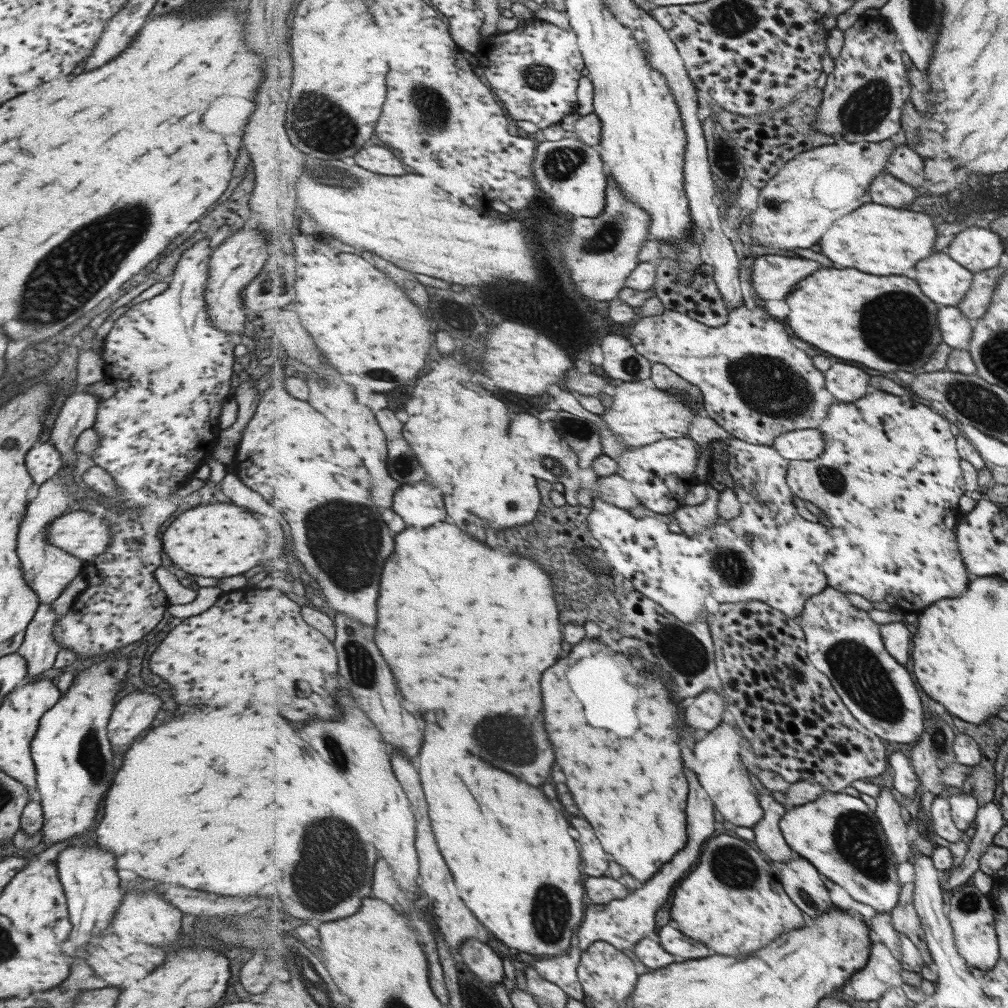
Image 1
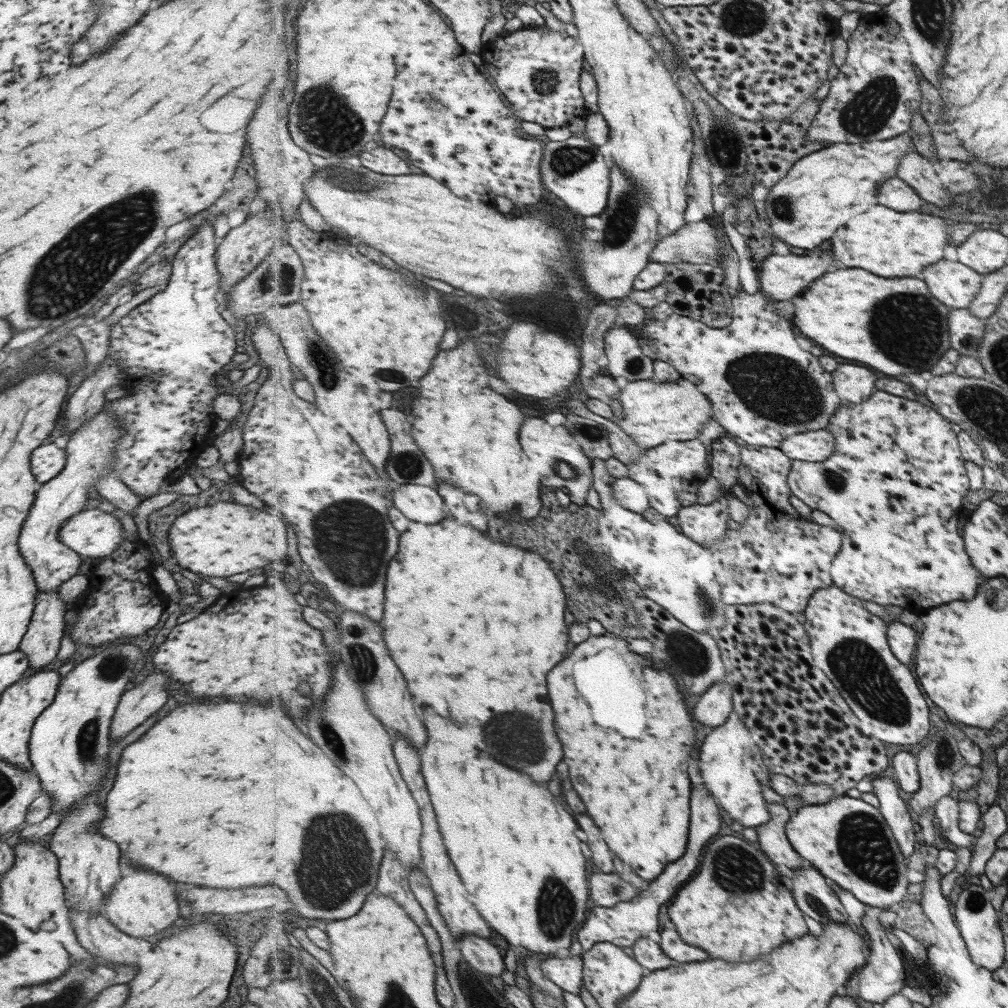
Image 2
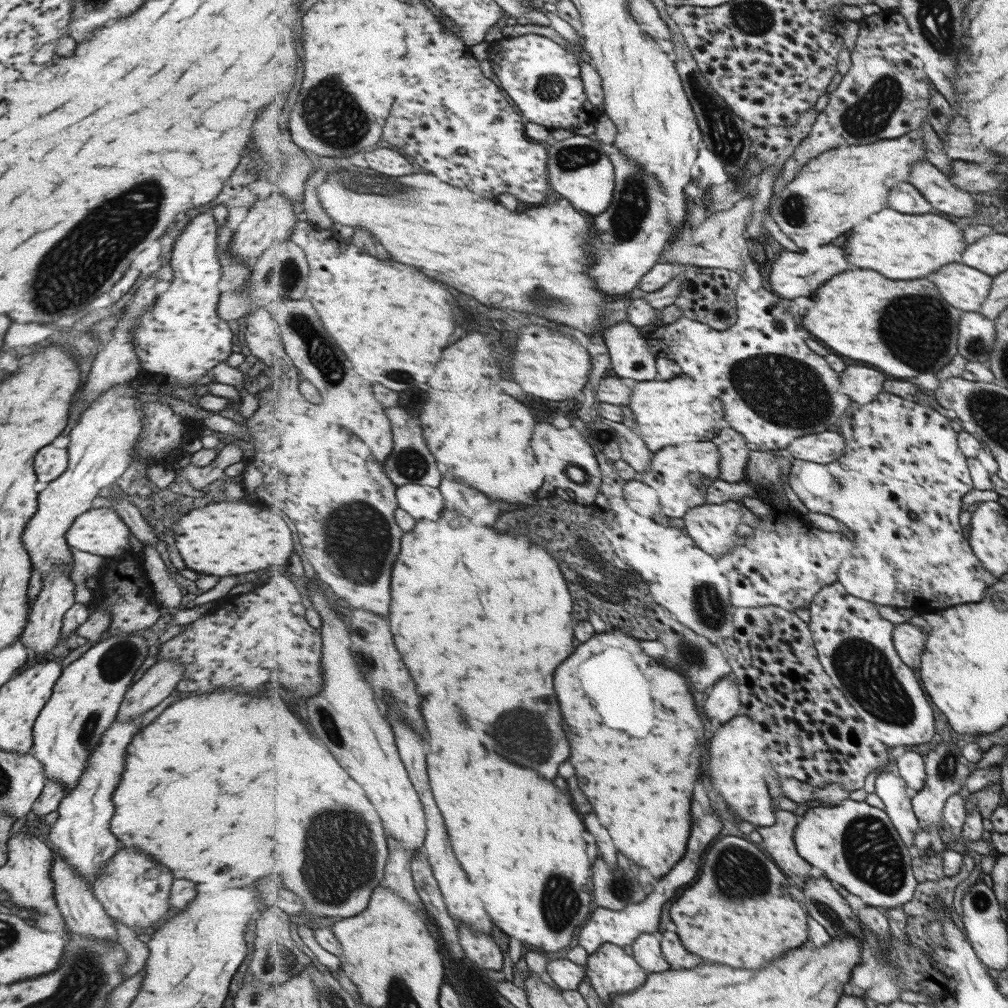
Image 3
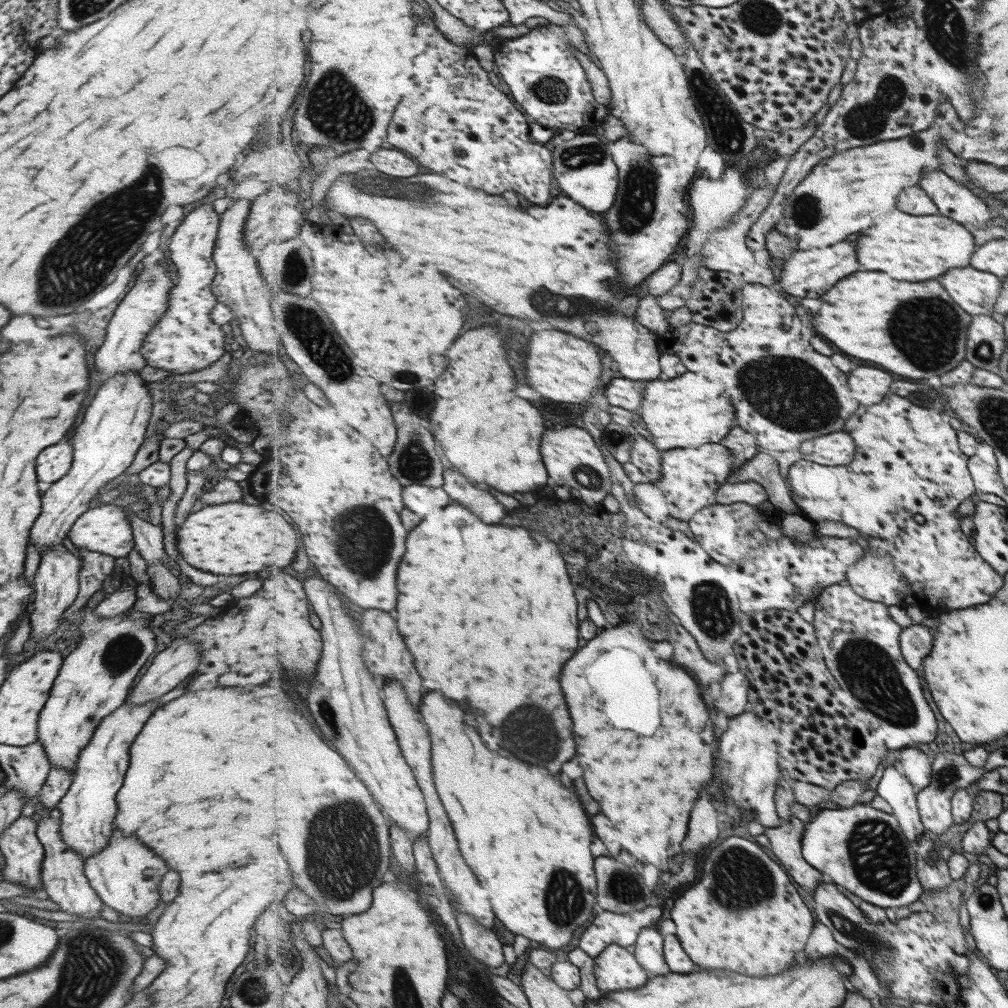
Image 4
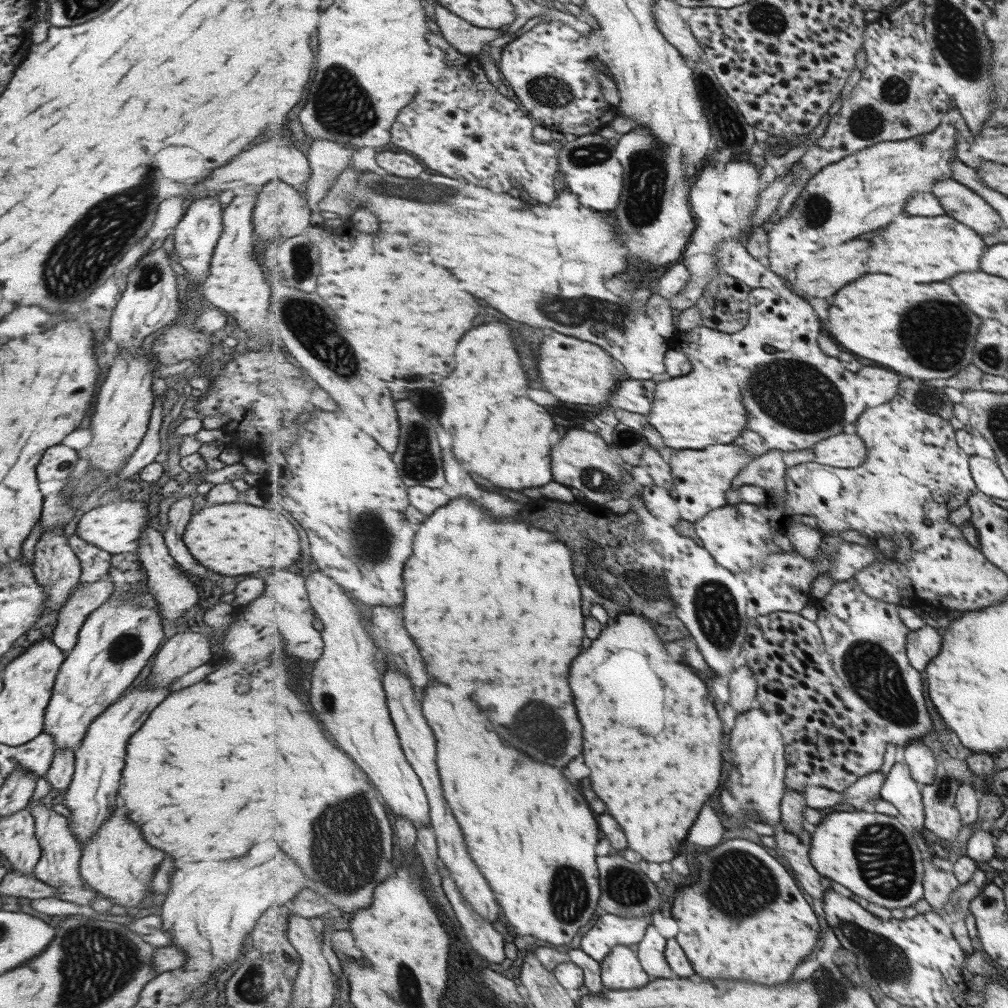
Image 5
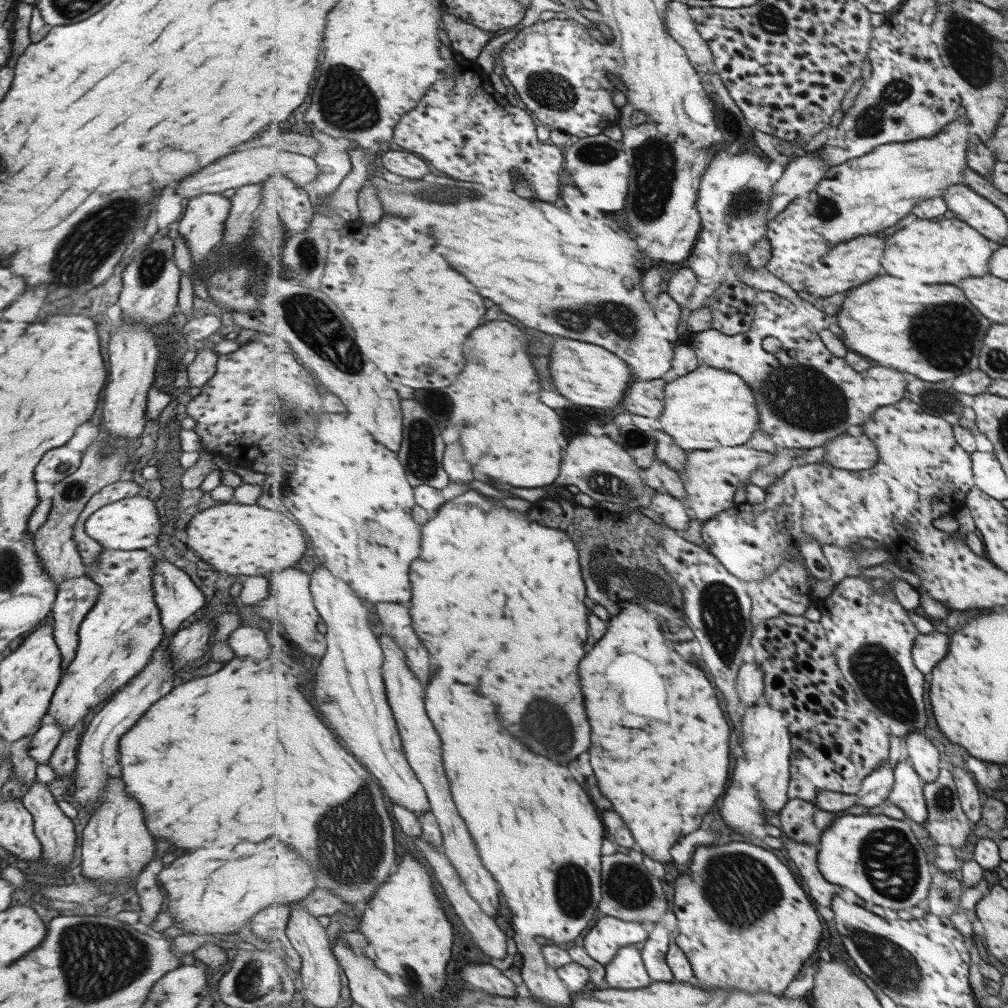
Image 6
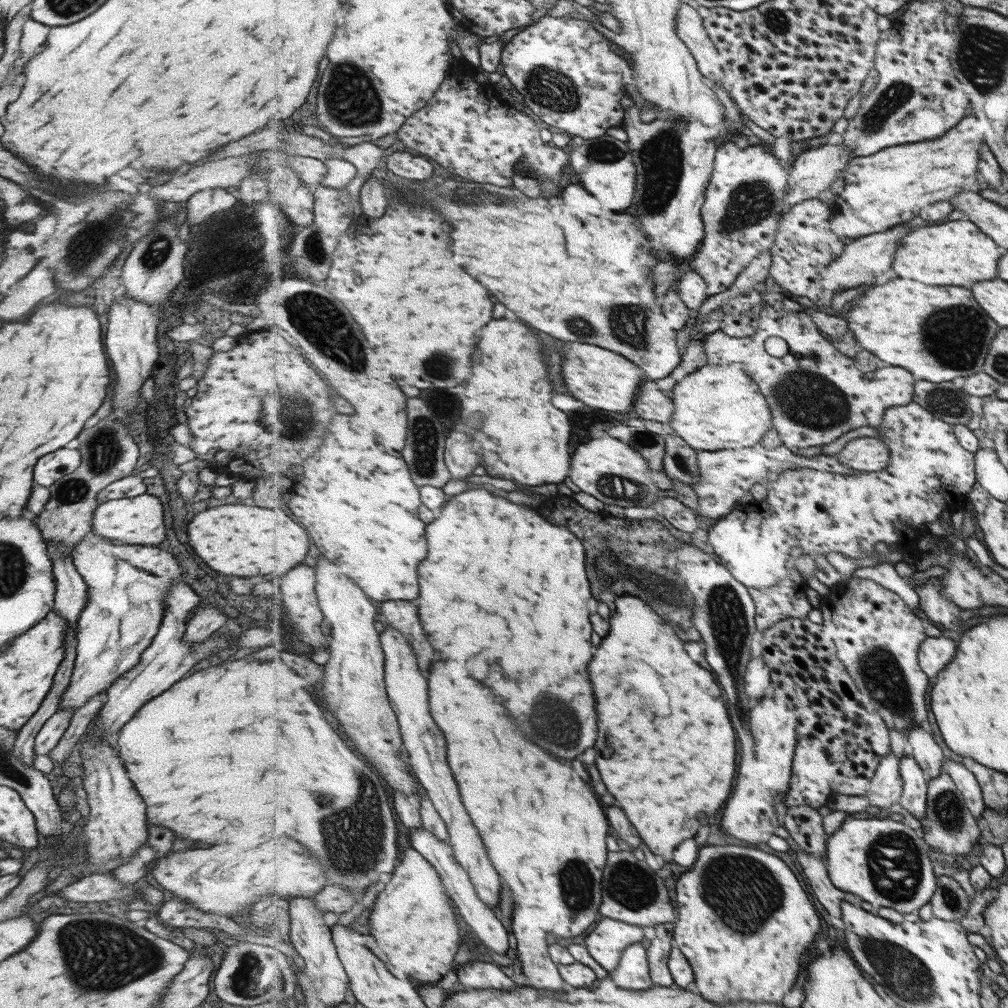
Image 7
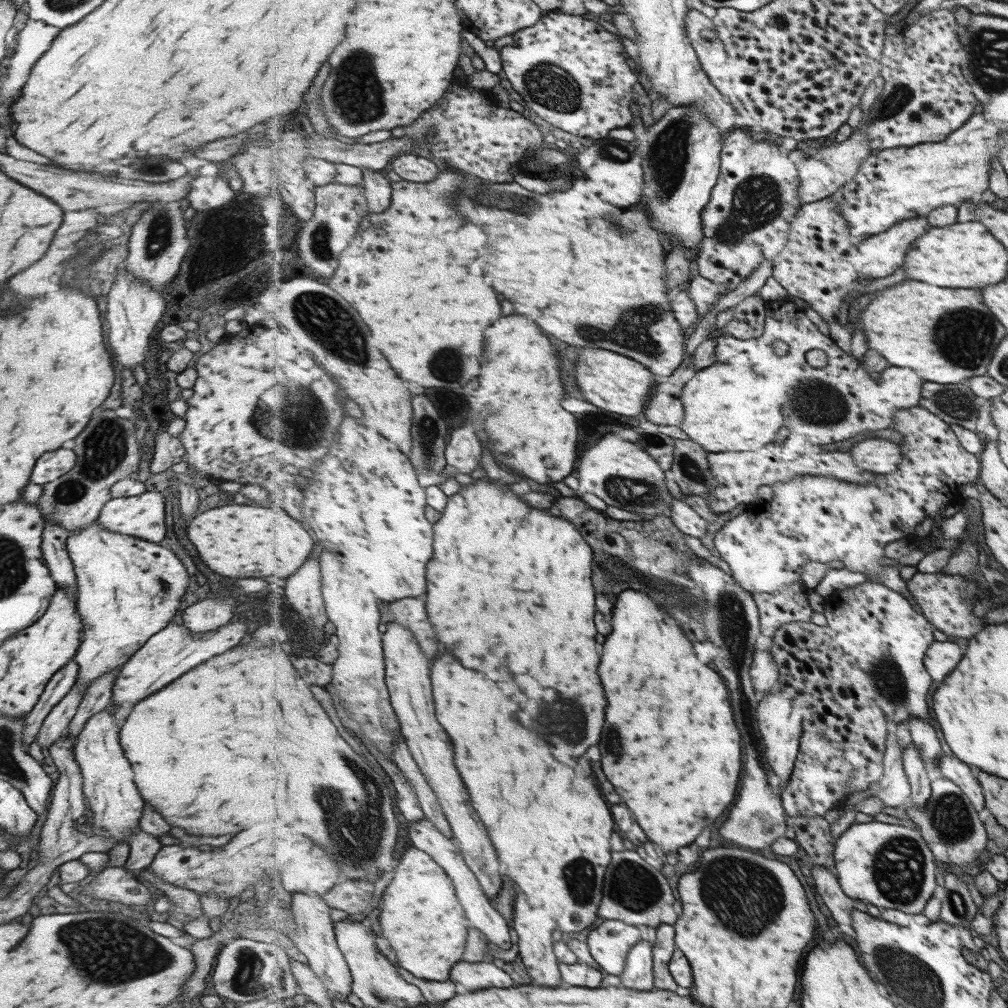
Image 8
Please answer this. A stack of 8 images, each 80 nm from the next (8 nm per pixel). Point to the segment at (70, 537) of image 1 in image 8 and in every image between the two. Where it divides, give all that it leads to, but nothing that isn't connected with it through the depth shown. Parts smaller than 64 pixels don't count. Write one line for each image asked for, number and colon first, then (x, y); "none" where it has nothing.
2: (93, 533)
3: (100, 531)
4: (105, 529)
5: (115, 527)
6: (131, 523)
7: (138, 520)
8: (141, 516)

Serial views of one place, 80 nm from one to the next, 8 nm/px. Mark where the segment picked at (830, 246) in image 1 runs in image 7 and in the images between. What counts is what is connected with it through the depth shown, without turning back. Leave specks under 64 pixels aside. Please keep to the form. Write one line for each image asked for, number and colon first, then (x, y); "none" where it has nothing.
2: (887, 242)
3: (904, 246)
4: (915, 248)
5: (925, 249)
6: (945, 250)
7: (952, 253)

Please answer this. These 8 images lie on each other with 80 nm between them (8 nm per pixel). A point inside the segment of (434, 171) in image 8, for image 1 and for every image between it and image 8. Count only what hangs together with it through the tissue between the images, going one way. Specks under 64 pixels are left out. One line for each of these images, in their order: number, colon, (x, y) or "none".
1: (382, 160)
2: (383, 160)
3: (384, 160)
4: (393, 162)
5: (401, 163)
6: (409, 165)
7: (403, 164)

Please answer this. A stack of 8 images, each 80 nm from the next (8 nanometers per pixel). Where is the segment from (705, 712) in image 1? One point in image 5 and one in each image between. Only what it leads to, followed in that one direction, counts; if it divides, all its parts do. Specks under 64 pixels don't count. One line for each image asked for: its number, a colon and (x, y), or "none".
2: (713, 708)
3: (724, 702)
4: (735, 687)
5: (743, 686)

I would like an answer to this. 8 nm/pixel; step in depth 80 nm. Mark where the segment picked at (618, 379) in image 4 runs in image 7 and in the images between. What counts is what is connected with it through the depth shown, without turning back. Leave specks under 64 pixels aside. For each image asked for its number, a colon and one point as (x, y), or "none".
5: (636, 396)
6: (645, 399)
7: (655, 402)

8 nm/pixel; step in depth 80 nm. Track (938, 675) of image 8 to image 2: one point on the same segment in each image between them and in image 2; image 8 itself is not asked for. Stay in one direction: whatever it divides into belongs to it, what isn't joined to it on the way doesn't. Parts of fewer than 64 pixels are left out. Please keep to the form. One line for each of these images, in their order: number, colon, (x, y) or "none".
2: (904, 638)
3: (910, 640)
4: (917, 640)
5: (923, 644)
6: (929, 649)
7: (936, 652)

